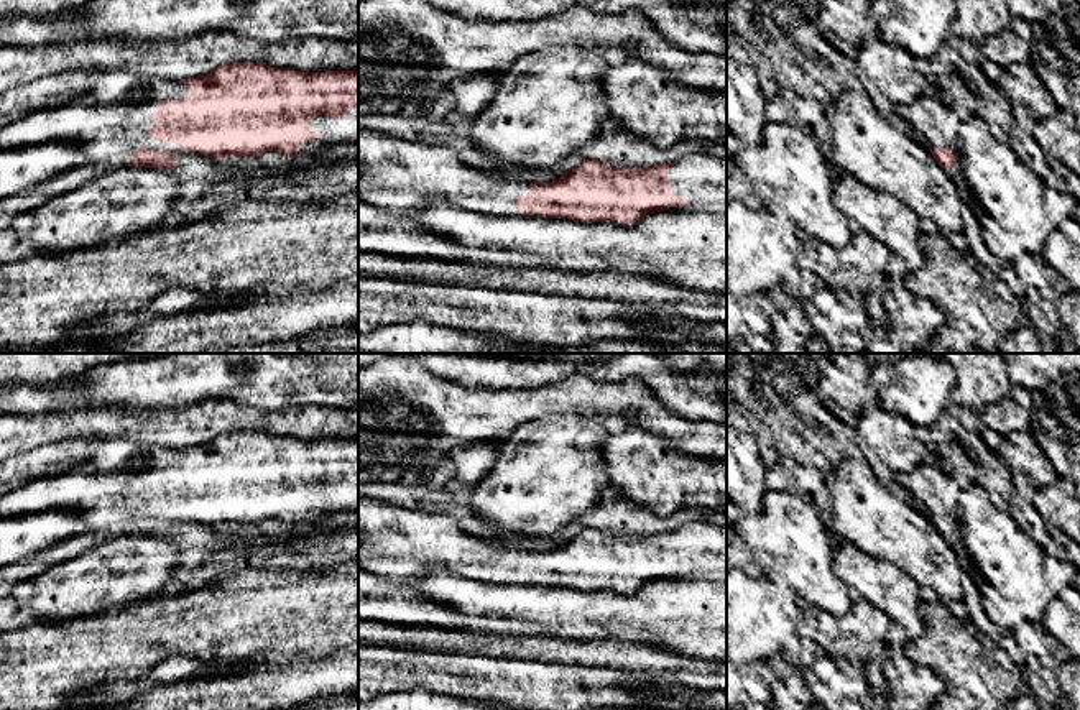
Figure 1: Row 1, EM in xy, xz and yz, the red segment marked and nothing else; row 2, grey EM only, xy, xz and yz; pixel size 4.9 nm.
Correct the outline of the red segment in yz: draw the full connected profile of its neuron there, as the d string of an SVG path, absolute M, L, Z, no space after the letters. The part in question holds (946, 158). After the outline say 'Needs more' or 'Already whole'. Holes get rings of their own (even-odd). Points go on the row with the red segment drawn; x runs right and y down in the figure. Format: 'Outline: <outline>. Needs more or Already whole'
Outline: M921 97L896 107L898 115L906 120L930 150L935 161L947 173L957 166L960 153L958 117L939 99Z. Needs more

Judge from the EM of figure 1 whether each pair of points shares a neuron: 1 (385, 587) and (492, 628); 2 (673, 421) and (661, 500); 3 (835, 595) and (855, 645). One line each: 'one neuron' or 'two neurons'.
1: one neuron
2: two neurons
3: two neurons

